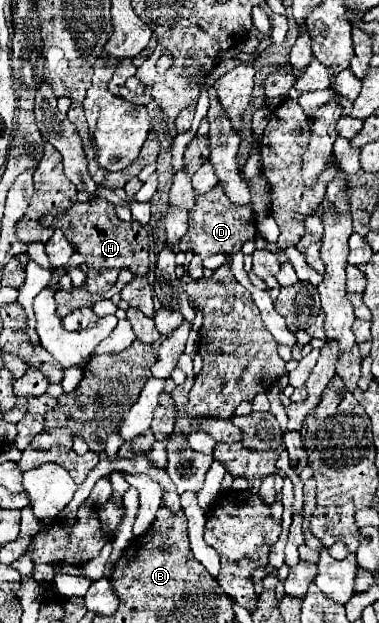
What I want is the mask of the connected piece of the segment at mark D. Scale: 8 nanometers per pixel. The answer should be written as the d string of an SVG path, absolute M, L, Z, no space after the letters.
M218 183L212 191L206 195L200 195L196 199L194 211L188 215L188 233L180 239L178 249L180 251L192 251L200 255L202 259L224 253L234 255L242 249L242 243L256 237L256 227L252 223L252 209L250 207L234 207L230 199L226 199L226 193L222 191L222 183Z

